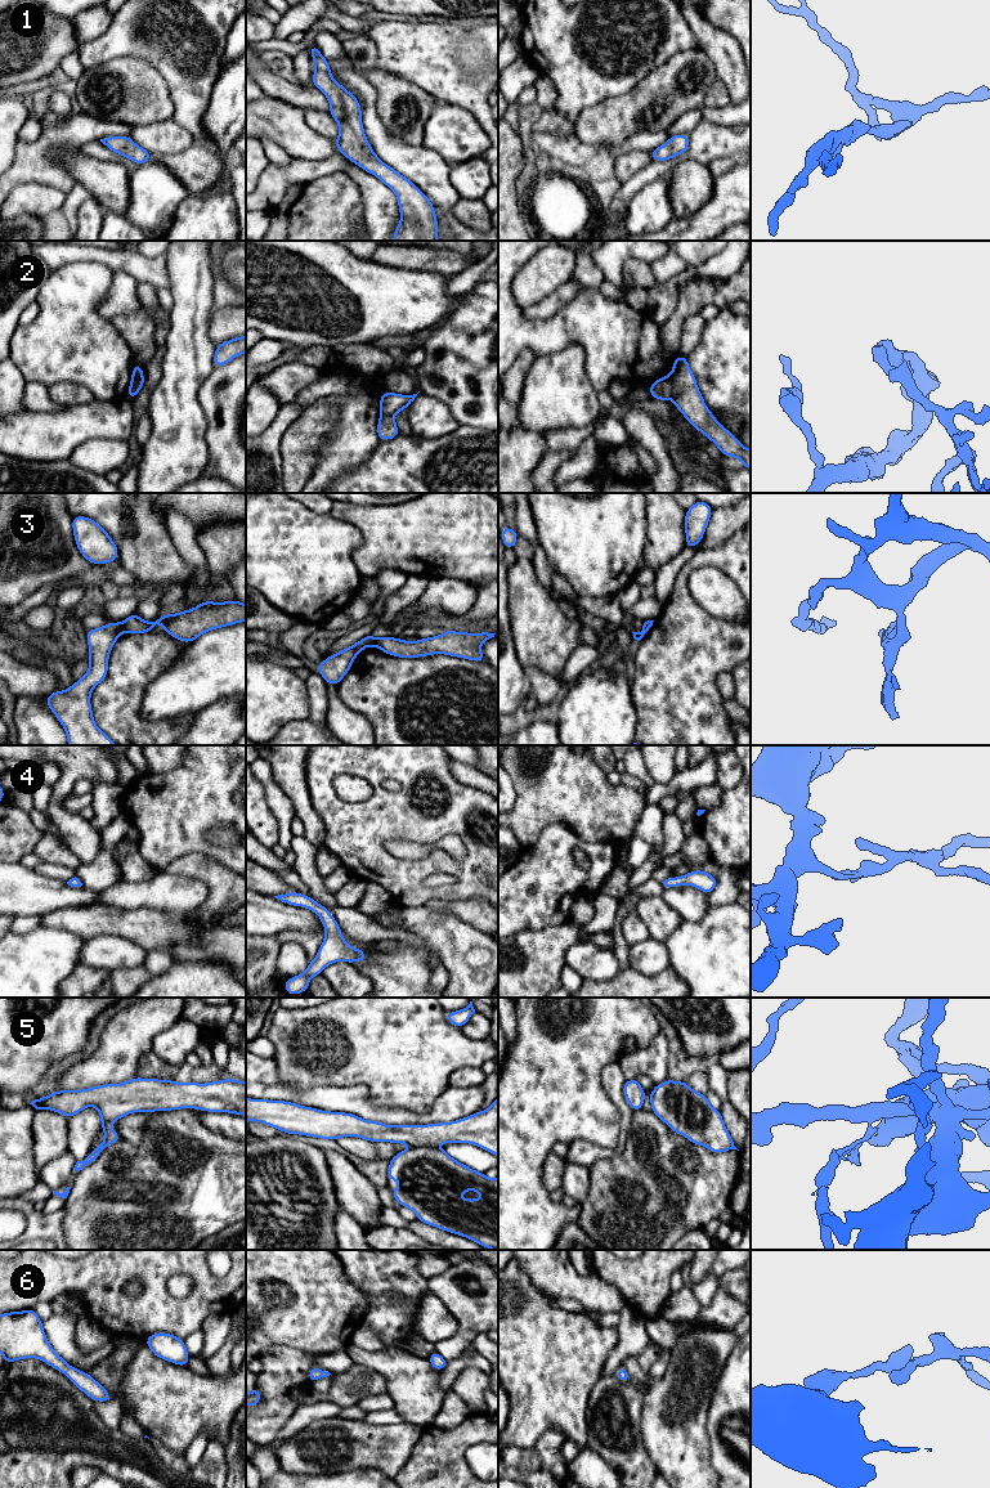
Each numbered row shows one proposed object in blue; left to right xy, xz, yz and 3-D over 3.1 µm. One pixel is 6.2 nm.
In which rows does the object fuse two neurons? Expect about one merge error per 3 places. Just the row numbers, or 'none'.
2, 3

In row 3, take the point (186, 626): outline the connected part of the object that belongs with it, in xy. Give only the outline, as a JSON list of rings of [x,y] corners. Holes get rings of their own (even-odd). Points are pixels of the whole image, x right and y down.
[[[238,600],[225,602],[201,601],[191,610],[166,614],[153,622],[144,622],[136,613],[122,622],[124,632],[147,633],[161,623],[167,635],[182,642],[192,642],[202,633],[246,622],[246,605]]]

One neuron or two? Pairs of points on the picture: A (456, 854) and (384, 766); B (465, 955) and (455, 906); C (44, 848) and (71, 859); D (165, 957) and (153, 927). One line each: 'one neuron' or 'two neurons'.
A: two neurons
B: two neurons
C: one neuron
D: two neurons

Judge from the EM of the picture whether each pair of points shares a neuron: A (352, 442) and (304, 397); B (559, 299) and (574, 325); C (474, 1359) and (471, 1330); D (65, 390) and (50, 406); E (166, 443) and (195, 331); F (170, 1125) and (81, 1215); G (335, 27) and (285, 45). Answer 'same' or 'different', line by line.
A: same
B: different
C: different
D: different
E: same
F: same
G: same

